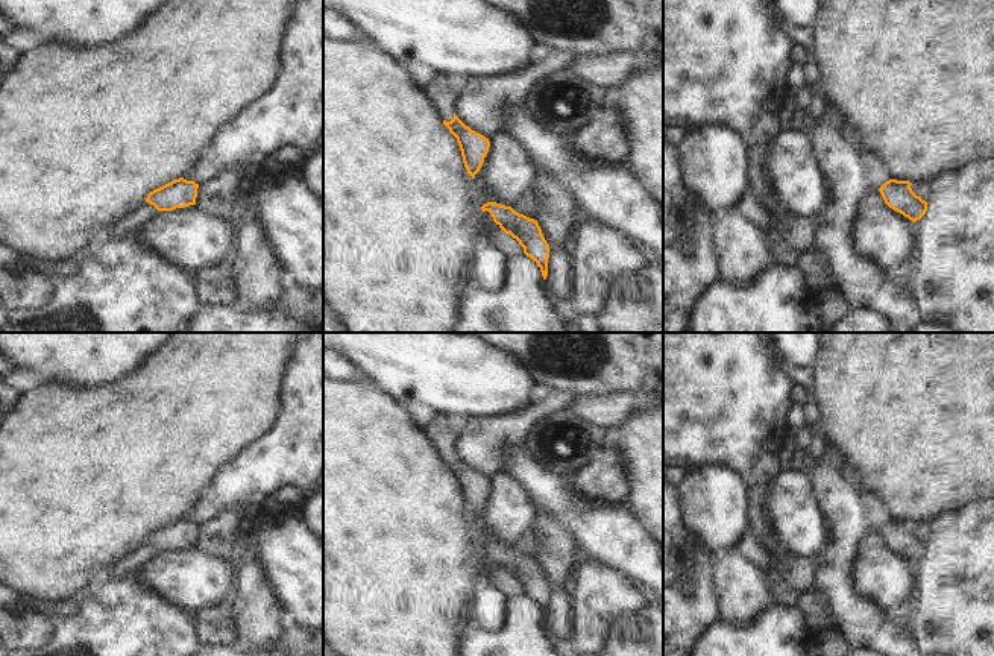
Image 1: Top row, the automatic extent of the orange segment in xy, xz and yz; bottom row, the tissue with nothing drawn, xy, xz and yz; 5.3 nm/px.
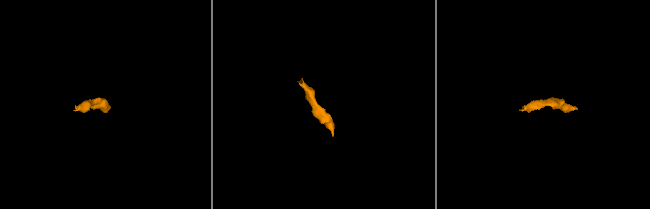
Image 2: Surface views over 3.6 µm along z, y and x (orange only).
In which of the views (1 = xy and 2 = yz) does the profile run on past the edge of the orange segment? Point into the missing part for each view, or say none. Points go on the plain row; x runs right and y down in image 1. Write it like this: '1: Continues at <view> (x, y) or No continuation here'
1: No continuation here
2: No continuation here.

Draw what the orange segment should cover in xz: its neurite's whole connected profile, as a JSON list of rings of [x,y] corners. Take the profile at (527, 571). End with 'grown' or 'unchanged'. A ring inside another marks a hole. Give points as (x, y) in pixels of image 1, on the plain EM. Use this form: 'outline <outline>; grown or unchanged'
outline [[[487,542],[481,547],[489,551],[493,562],[524,588],[524,594],[537,603],[543,620],[548,617],[549,585],[546,583],[537,560],[516,553],[511,547]]]; unchanged

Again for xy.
outline [[[184,518],[175,519],[147,535],[146,542],[158,551],[173,551],[196,545],[199,524]]]; unchanged

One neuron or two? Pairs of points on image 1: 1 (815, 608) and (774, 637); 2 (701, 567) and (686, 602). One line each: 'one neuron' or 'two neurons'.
1: two neurons
2: one neuron

